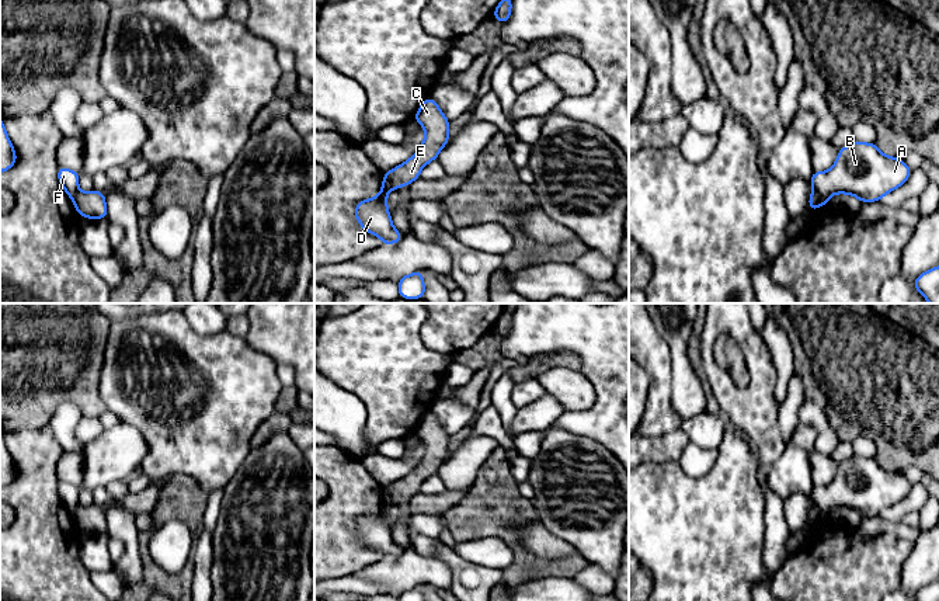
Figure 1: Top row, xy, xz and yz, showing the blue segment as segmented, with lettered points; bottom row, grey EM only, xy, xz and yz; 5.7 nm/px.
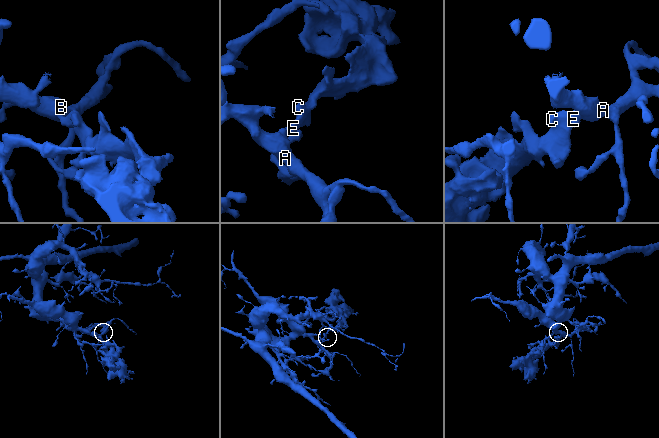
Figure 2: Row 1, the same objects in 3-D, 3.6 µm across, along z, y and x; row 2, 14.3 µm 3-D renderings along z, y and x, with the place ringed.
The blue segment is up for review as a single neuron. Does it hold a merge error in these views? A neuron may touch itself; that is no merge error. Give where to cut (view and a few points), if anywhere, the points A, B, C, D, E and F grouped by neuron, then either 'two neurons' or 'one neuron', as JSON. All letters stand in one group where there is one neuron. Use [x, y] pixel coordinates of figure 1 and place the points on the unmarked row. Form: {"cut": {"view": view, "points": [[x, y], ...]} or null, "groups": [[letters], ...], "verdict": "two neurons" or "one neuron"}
{"cut": {"view": "xz", "points": [[385, 489], [393, 503]]}, "groups": [["A", "B", "D", "F"], ["C", "E"]], "verdict": "two neurons"}

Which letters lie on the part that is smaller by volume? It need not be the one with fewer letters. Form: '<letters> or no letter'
C, E

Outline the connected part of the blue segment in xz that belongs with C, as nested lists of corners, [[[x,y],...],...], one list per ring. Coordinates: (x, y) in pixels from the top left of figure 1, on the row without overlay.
[[[432,411],[425,413],[414,430],[414,434],[425,444],[425,452],[420,463],[404,477],[389,484],[386,490],[392,503],[410,500],[420,493],[420,486],[432,475],[449,456],[449,434],[444,430]]]

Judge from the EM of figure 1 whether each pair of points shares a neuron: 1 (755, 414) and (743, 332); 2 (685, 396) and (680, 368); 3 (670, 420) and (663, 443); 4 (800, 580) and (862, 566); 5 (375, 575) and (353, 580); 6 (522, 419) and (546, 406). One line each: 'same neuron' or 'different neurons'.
1: same neuron
2: same neuron
3: different neurons
4: same neuron
5: different neurons
6: same neuron

